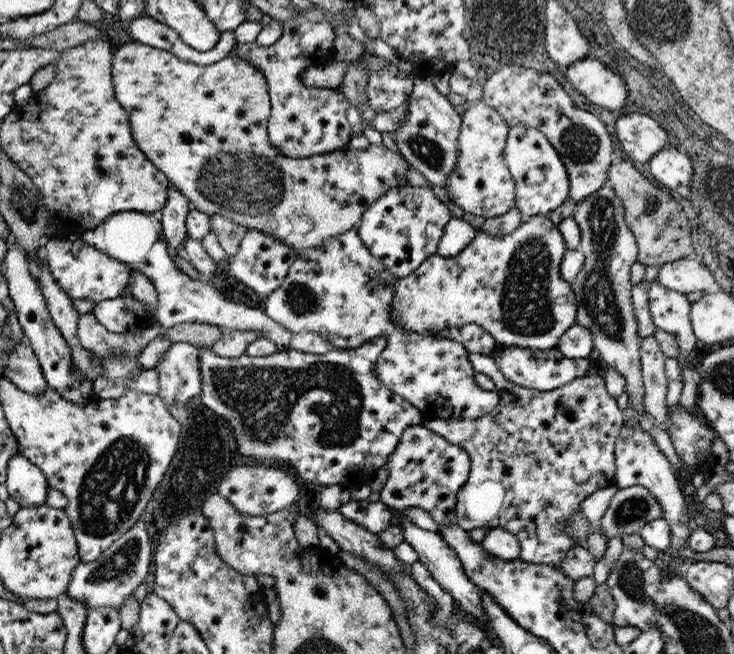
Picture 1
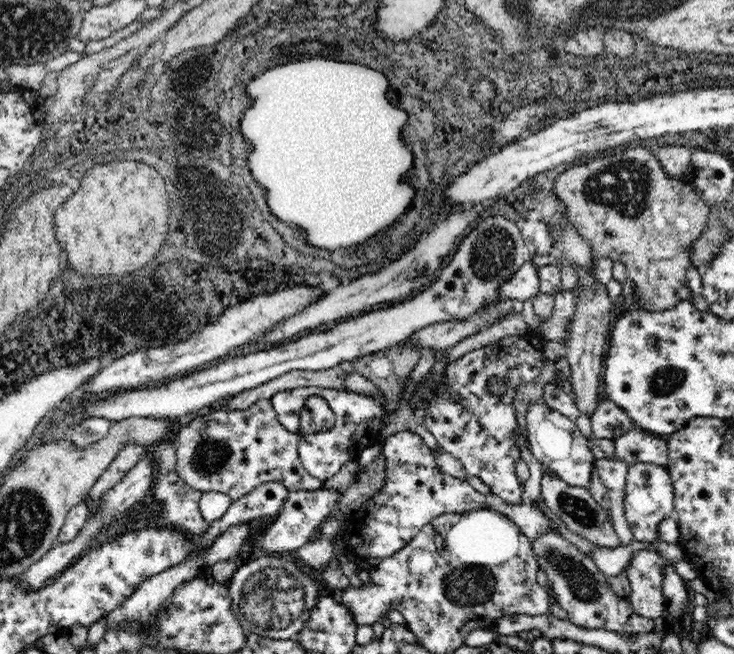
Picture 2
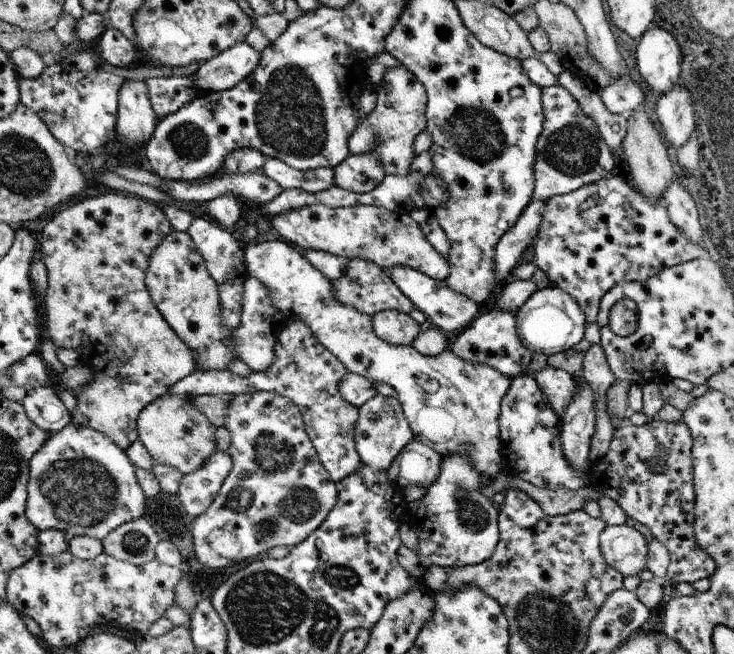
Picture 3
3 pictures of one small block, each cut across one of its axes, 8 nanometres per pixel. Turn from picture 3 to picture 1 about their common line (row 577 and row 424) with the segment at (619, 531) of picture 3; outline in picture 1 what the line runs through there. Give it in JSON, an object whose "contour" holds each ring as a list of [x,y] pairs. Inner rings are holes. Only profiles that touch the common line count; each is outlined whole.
{"contour":[[[623,422],[623,428],[619,430],[619,436],[615,438],[615,480],[617,488],[629,488],[629,486],[643,486],[647,488],[663,506],[665,514],[663,518],[669,522],[679,522],[679,518],[685,514],[685,500],[681,494],[681,488],[675,480],[675,472],[671,470],[665,454],[659,450],[657,442],[651,438],[651,434],[643,432],[641,428],[629,426],[629,422]]]}

